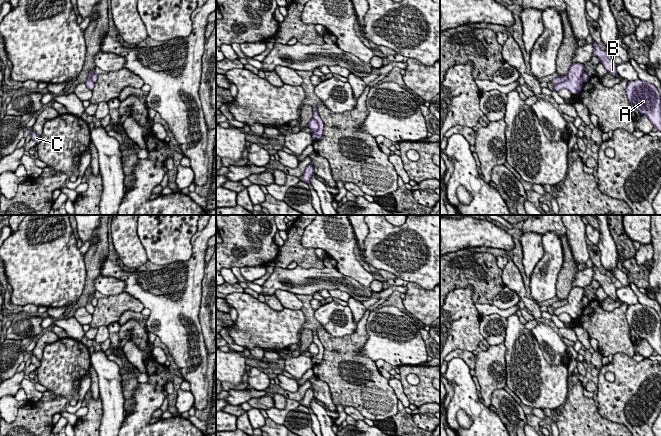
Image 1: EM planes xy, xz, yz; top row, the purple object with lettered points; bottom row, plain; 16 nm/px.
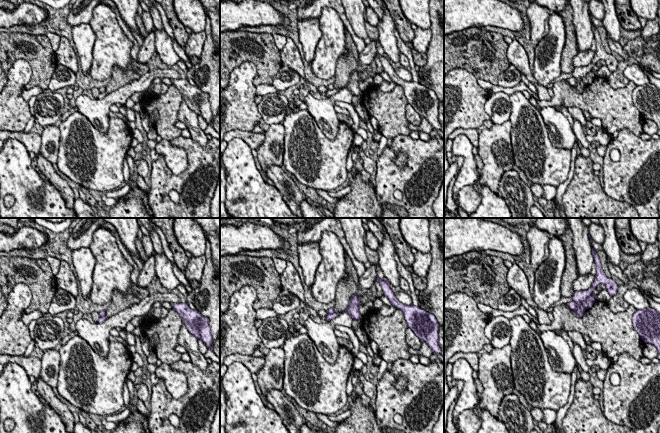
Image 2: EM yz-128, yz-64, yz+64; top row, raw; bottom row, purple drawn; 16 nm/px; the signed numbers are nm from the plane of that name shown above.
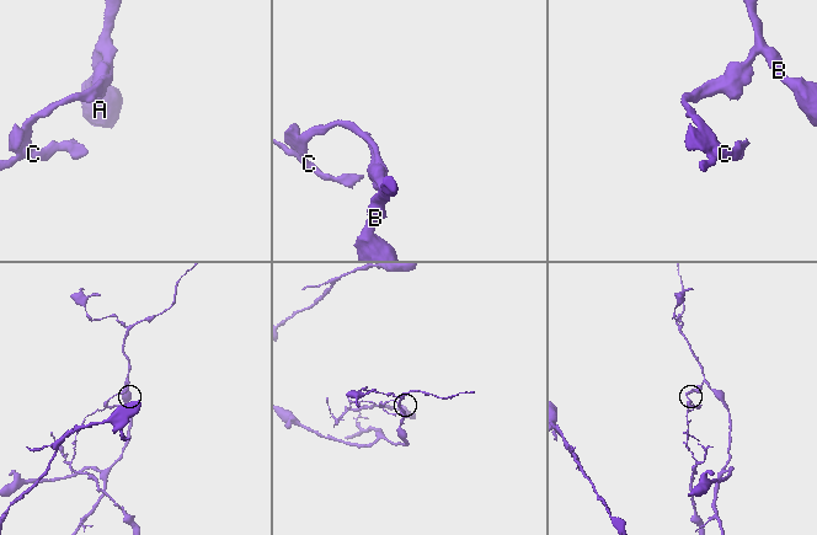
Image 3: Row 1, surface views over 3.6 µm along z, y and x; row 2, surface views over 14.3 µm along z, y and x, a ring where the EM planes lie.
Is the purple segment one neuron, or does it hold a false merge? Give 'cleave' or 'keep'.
cleave

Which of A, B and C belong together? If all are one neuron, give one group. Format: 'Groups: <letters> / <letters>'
Groups: A B / C

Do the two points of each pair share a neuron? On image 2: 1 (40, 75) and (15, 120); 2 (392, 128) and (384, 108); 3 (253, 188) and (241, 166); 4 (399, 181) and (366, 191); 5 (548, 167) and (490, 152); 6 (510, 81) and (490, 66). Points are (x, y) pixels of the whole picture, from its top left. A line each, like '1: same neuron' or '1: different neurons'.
1: different neurons
2: same neuron
3: same neuron
4: different neurons
5: different neurons
6: different neurons

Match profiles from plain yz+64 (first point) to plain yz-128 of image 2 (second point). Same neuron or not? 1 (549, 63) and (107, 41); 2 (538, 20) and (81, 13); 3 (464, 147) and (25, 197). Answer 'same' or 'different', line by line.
1: same
2: different
3: same

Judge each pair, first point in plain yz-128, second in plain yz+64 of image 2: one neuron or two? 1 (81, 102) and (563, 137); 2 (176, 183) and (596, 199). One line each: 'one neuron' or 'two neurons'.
1: one neuron
2: two neurons

